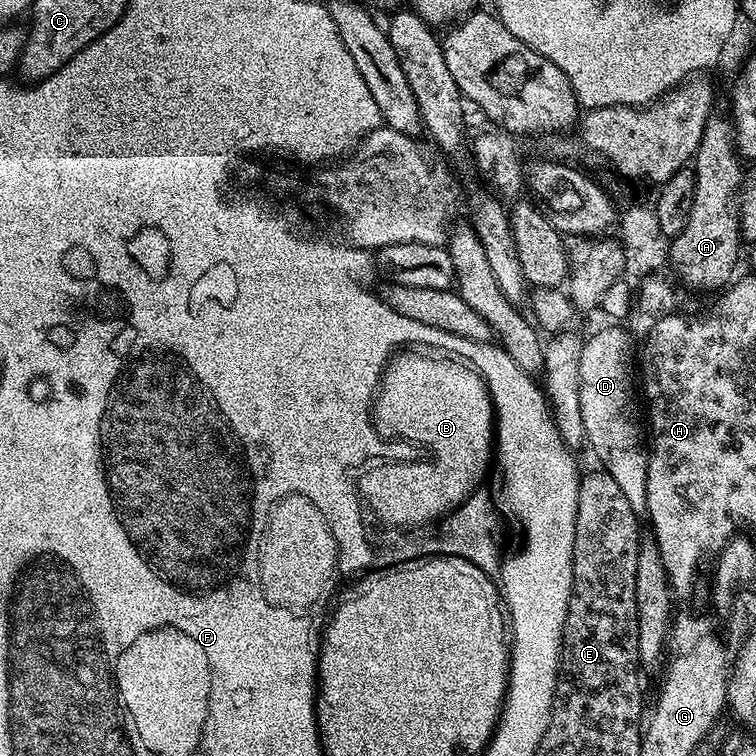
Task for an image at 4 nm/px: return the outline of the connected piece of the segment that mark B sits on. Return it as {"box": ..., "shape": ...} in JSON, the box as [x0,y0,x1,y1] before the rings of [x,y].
{"box":[361,350,492,528],"shape":[[[404,350],[392,357],[394,368],[396,368],[396,384],[394,388],[380,389],[380,408],[372,411],[372,422],[380,427],[380,432],[384,432],[384,436],[400,436],[411,440],[412,447],[415,452],[415,462],[411,464],[402,464],[395,468],[388,476],[377,476],[373,474],[370,478],[364,480],[361,492],[364,495],[363,503],[381,520],[384,524],[389,524],[392,528],[420,528],[423,524],[432,524],[443,521],[444,516],[454,510],[459,504],[464,504],[473,496],[476,487],[484,478],[484,471],[489,471],[490,463],[488,460],[488,404],[492,401],[488,388],[484,385],[484,380],[480,377],[471,366],[461,362],[456,358],[444,358],[448,360],[439,360],[436,356],[422,356],[418,350]]]}

